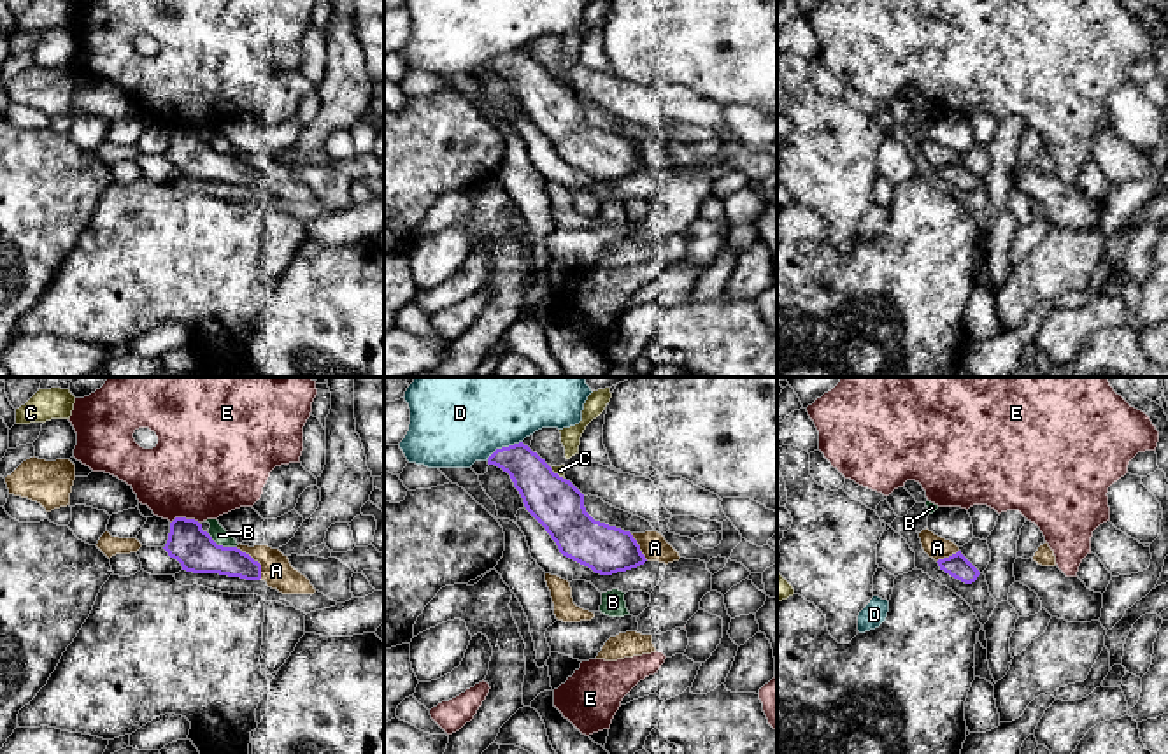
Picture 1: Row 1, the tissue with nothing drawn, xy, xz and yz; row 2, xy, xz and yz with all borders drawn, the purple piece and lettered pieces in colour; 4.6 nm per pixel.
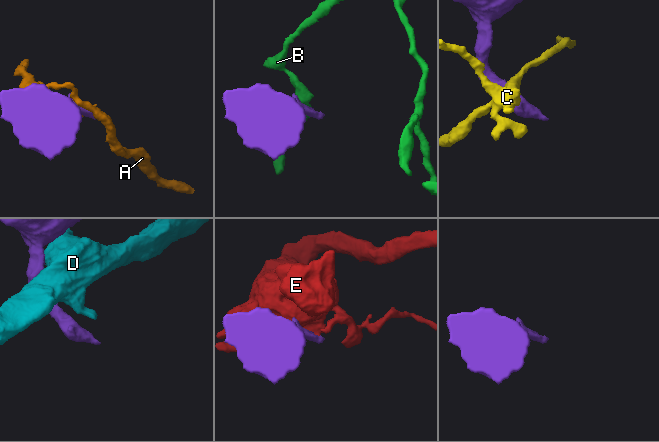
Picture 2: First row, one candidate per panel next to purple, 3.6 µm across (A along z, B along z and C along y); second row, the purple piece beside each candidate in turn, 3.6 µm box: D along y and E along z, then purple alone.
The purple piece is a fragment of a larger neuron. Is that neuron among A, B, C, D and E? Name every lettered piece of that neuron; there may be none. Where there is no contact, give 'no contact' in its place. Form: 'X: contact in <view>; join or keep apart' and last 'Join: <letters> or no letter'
A: contact in xy; join
B: contact in xy; keep apart
C: contact in xz; keep apart
D: contact in xz; keep apart
E: contact in xy; keep apart
Join: A

